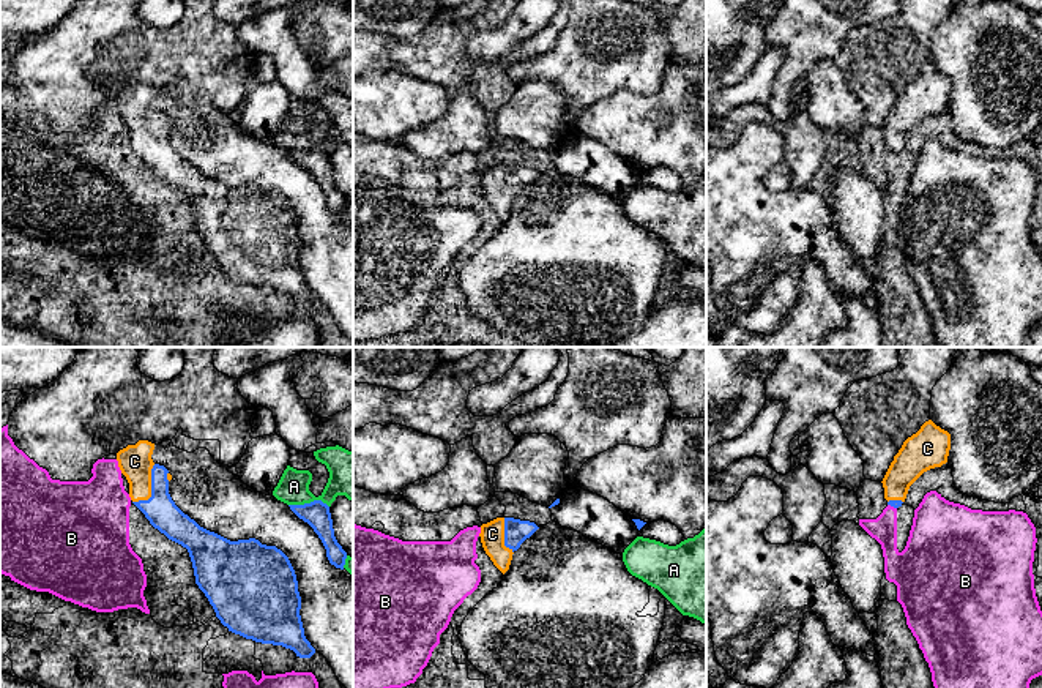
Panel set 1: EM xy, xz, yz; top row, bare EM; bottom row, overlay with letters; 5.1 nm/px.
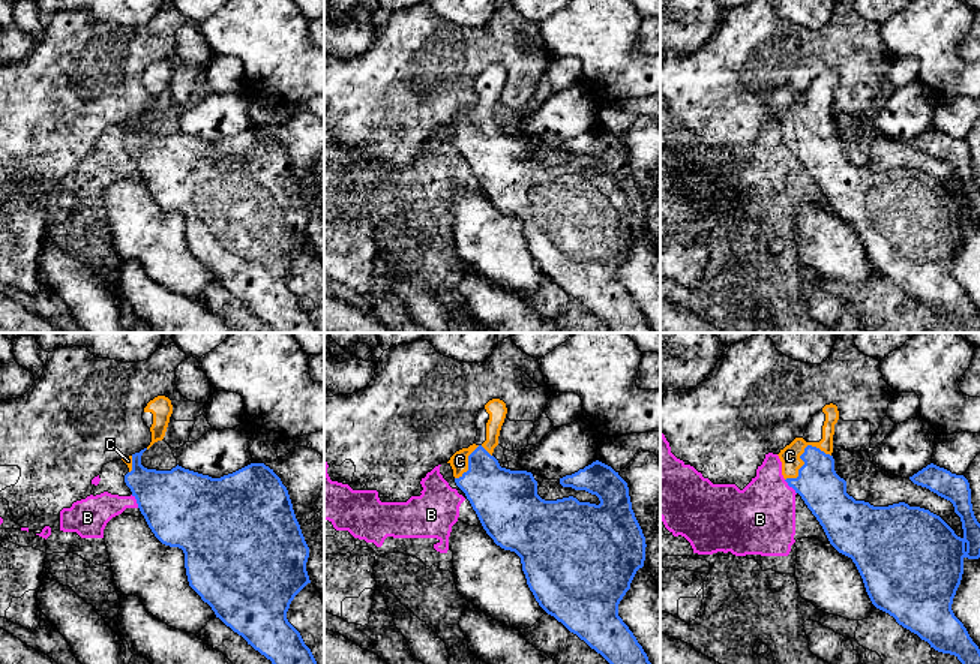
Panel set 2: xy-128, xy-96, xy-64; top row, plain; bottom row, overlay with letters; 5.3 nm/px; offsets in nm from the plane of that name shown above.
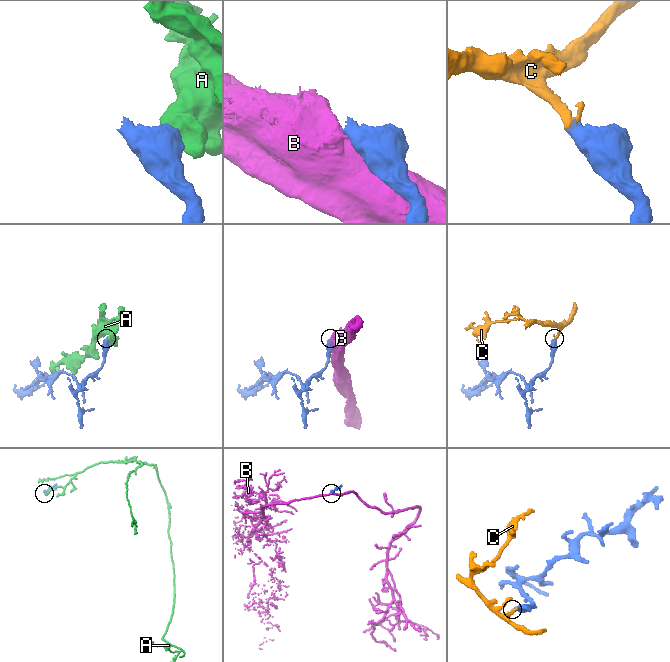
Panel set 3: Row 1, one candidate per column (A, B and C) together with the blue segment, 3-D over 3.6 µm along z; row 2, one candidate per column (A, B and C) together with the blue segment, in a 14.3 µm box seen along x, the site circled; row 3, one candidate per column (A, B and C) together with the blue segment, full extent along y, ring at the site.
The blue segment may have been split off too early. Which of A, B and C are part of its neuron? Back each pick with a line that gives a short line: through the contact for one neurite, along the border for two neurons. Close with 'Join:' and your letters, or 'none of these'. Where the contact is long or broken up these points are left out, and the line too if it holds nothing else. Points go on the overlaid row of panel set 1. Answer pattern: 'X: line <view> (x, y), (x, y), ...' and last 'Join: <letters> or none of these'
C: line xy (161, 512), (152, 497), (152, 489), (134, 461)
Join: C

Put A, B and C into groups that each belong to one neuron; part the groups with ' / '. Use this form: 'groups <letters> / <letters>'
groups A / B / C

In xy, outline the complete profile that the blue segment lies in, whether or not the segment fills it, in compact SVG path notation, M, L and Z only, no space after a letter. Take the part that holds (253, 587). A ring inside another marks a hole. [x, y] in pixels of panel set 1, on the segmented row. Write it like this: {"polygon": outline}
{"polygon": "M139 440L117 453L132 503L169 540L188 549L195 584L229 631L282 645L300 658L315 649L304 636L301 596L288 557L255 538L230 541L200 527L169 494L172 475L151 459L154 443Z"}

